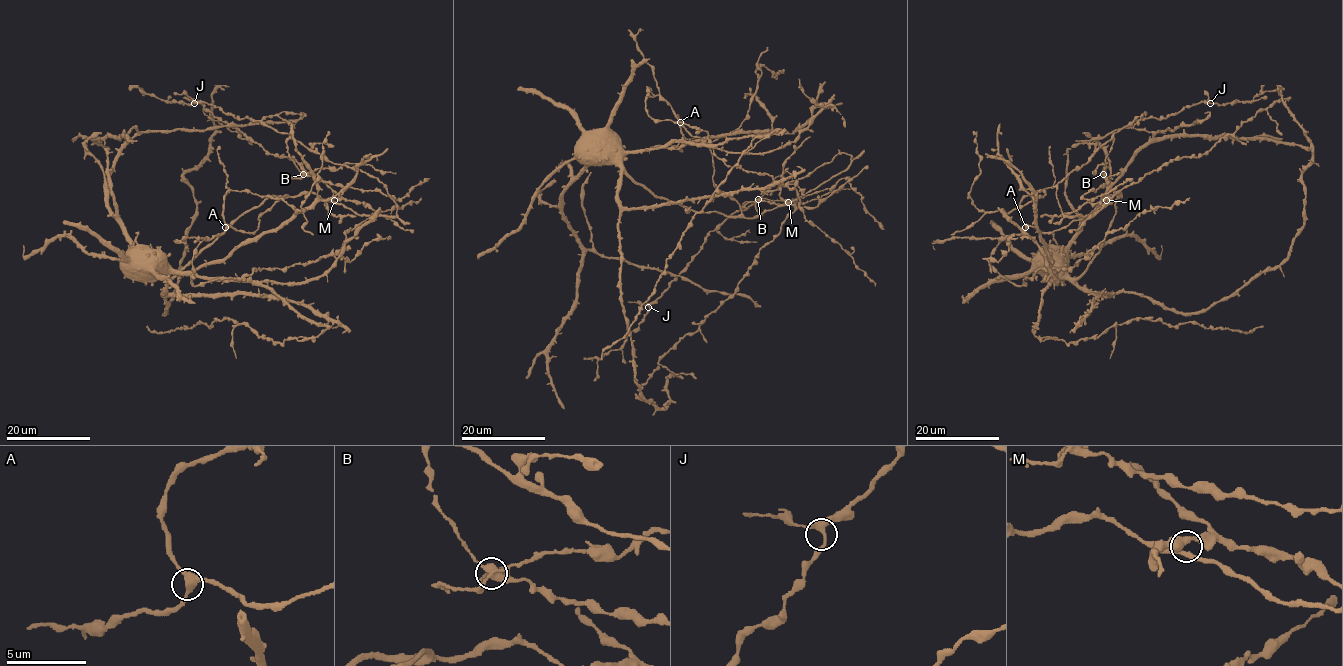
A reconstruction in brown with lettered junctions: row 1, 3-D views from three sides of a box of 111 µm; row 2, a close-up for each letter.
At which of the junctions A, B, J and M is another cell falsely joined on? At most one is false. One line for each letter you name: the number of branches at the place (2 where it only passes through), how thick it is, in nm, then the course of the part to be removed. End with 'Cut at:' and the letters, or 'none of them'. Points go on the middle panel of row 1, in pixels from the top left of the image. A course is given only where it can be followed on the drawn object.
B: branches 4; calibre 380 nm; course (758, 199), (807, 202), (830, 192), (850, 189)
Cut at: B

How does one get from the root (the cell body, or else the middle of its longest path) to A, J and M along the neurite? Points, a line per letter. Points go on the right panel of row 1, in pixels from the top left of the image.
A: (1051, 261), (1056, 276), (1077, 278), (1099, 252), (1120, 197), (1108, 195), (1085, 218), (1048, 232), (1025, 227)
J: (1051, 261), (1056, 276), (1077, 278), (1121, 197), (1092, 214), (1065, 215), (1059, 182), (1134, 120), (1210, 103)
M: (1051, 261), (1049, 270), (1064, 278), (1077, 278), (1086, 269), (1100, 250), (1121, 196), (1114, 192), (1106, 200)

